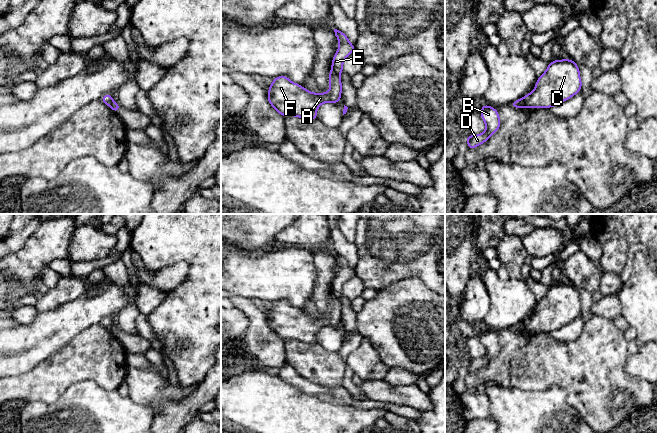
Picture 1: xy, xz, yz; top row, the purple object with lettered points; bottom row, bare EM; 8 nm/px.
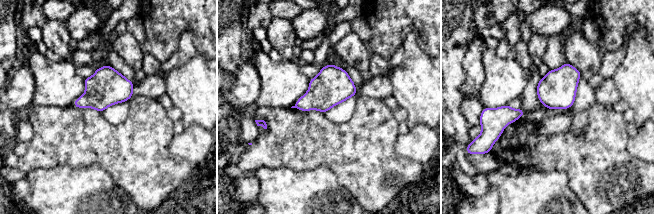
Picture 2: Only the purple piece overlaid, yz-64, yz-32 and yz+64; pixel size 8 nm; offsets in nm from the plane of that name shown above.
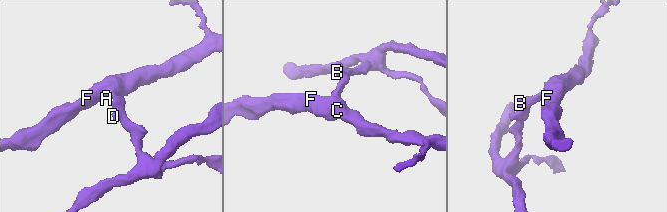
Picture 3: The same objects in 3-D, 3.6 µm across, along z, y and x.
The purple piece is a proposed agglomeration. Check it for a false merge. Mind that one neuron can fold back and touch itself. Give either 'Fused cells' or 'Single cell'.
Fused cells

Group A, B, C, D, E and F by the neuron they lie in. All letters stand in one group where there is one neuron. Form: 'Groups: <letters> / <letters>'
Groups: A C F / B D E

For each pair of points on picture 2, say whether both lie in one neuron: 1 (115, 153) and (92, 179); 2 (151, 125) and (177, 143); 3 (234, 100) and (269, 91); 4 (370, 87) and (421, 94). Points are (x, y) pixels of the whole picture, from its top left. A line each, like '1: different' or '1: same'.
1: different
2: different
3: different
4: different

